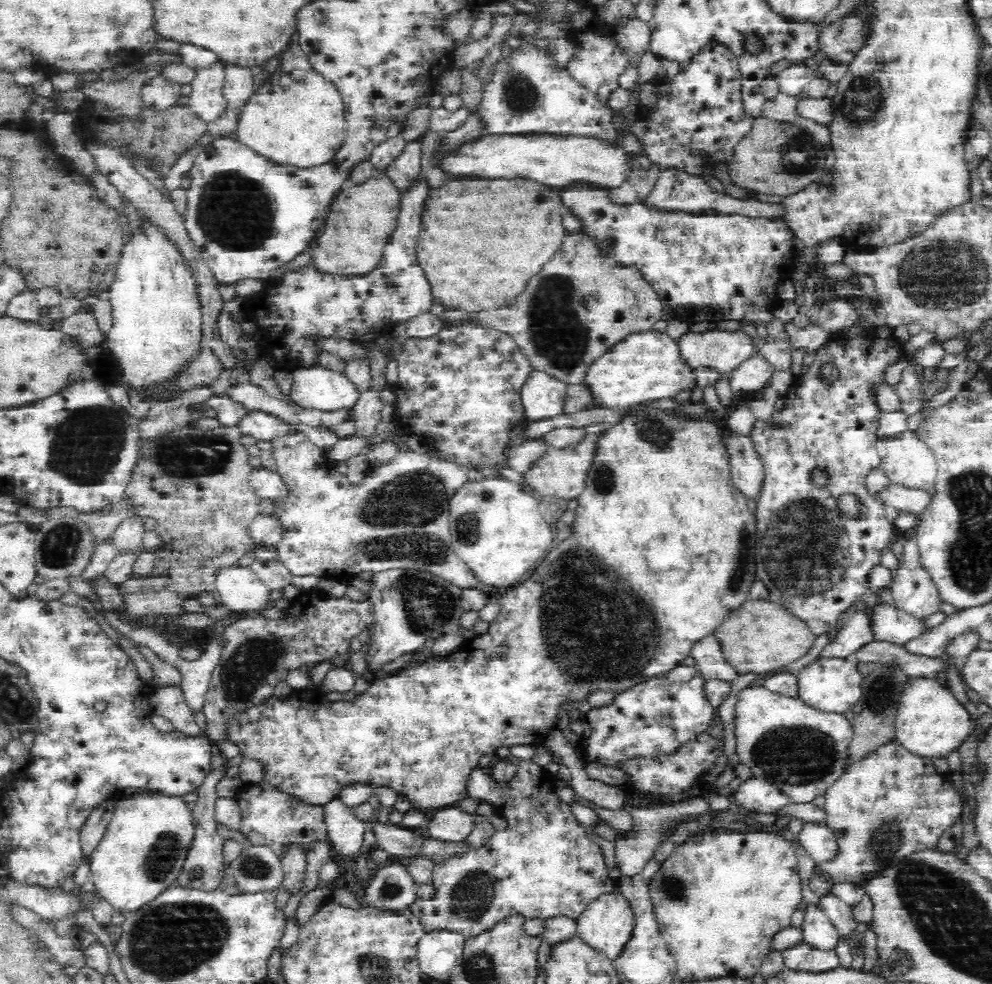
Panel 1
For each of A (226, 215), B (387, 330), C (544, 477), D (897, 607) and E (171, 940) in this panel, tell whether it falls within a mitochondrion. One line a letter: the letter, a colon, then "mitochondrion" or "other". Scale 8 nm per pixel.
A: mitochondrion
B: other
C: other
D: other
E: mitochondrion

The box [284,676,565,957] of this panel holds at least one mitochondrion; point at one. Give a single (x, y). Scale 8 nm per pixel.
(471, 899)

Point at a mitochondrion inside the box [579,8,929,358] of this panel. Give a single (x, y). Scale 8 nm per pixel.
(859, 105)

